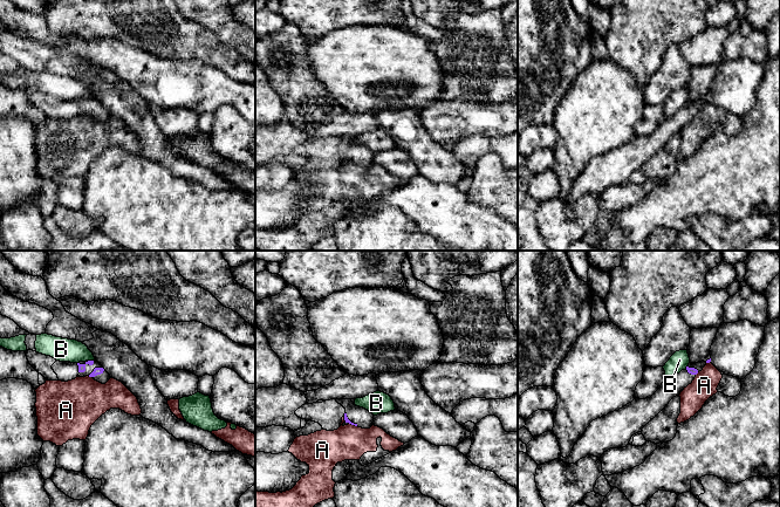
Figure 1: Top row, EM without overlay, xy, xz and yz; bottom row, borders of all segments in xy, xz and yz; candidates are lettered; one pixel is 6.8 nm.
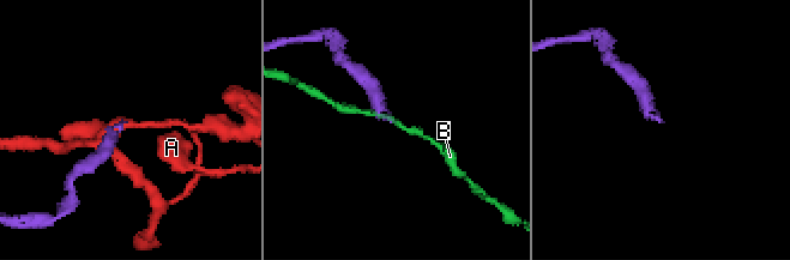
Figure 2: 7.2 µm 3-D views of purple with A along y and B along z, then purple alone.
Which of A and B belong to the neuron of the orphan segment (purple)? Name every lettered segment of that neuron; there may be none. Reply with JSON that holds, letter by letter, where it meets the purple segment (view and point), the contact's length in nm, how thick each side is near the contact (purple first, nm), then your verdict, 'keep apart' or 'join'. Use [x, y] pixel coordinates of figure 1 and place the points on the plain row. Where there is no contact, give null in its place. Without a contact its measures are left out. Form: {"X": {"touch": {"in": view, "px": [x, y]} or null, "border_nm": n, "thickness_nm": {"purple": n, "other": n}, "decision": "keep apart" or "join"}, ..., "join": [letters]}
{"A": {"touch": {"in": "xy", "px": [90, 114]}, "border_nm": 30, "thickness_nm": {"purple": 50, "other": 360}, "decision": "keep apart"}, "B": {"touch": {"in": "xy", "px": [90, 98]}, "border_nm": 40, "thickness_nm": {"purple": 50, "other": 160}, "decision": "keep apart"}, "join": []}

